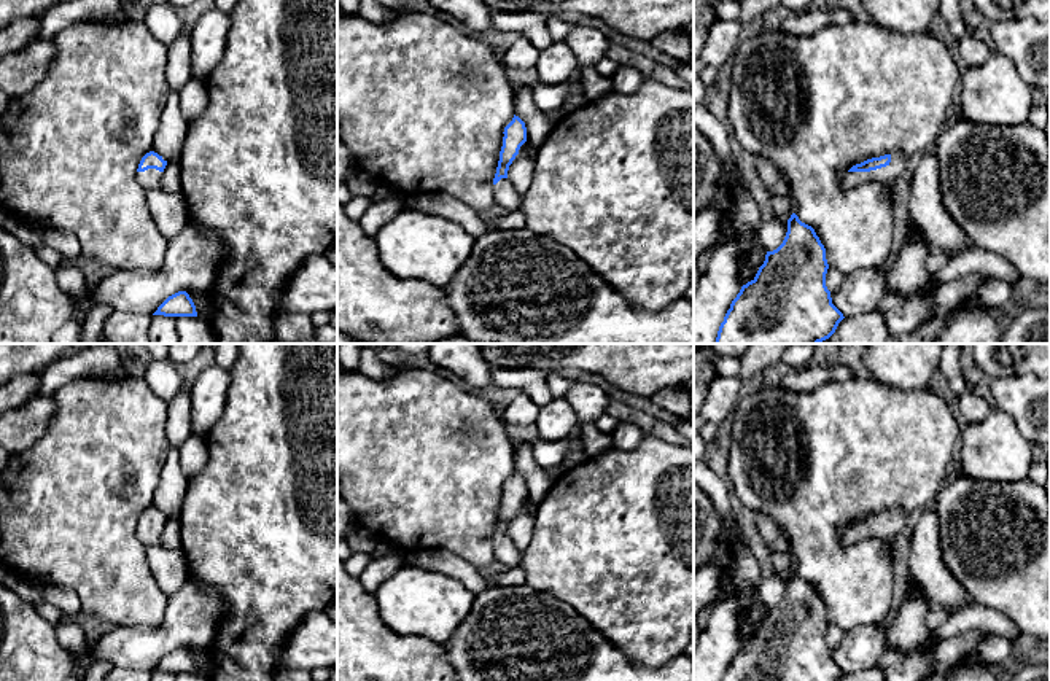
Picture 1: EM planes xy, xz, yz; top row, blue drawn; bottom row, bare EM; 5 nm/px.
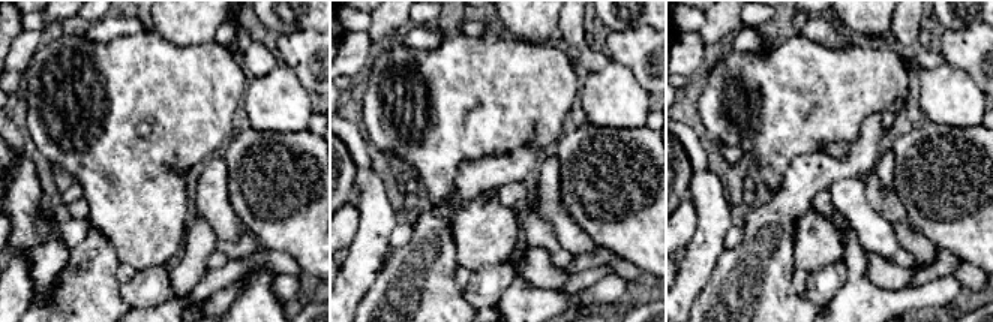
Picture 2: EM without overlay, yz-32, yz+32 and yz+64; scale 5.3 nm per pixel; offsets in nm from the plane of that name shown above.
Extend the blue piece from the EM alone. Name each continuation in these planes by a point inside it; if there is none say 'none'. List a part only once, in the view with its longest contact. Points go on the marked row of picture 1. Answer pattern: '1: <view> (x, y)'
1: yz (899, 161)

